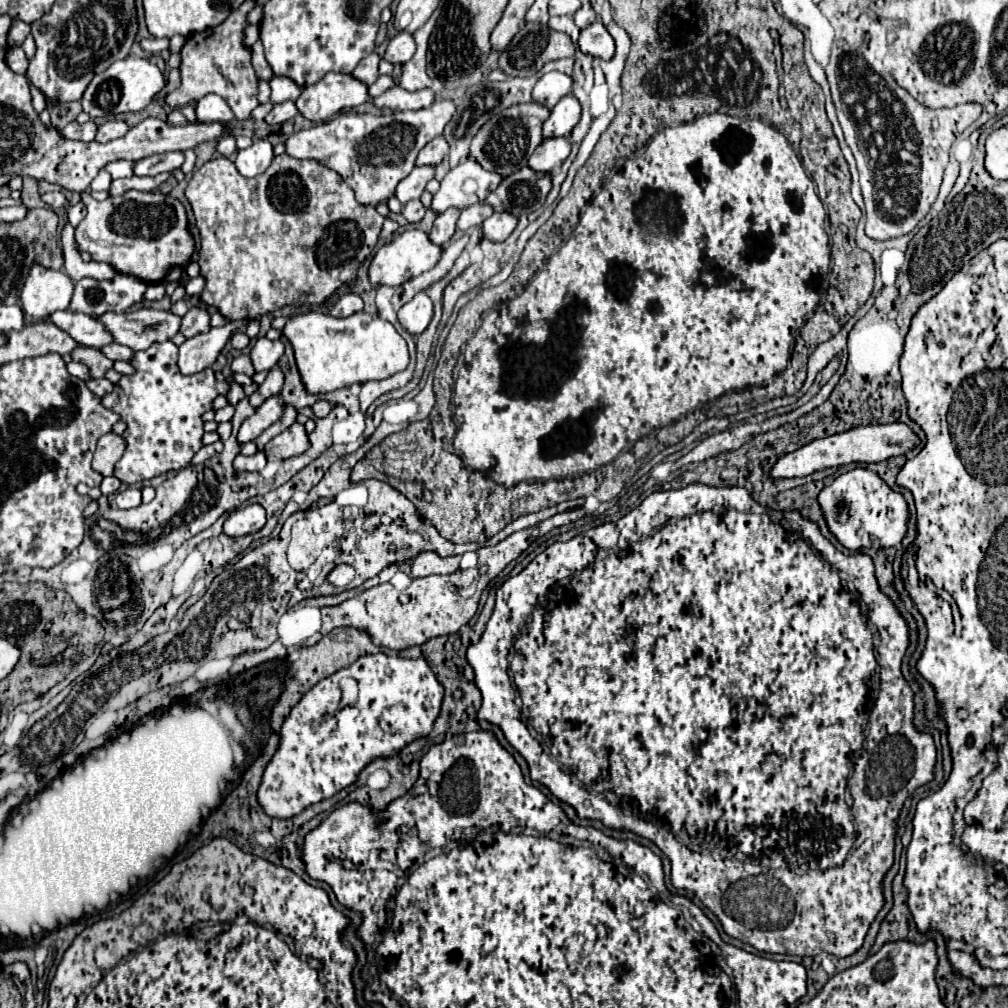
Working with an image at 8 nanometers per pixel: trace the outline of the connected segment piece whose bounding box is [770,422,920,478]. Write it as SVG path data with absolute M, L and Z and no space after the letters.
M900 422L894 424L870 424L846 430L842 434L832 434L820 440L812 440L810 444L784 454L776 460L776 464L770 470L770 478L796 478L796 476L810 476L816 470L824 468L838 468L852 462L880 462L892 456L902 456L908 450L912 450L918 444L918 436Z

